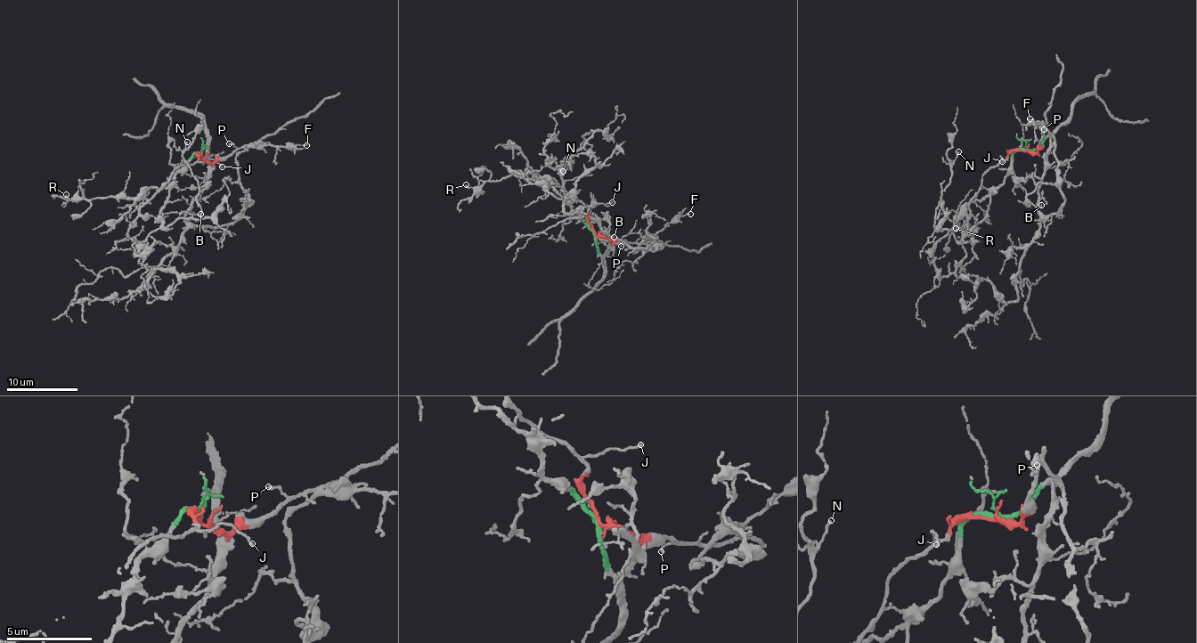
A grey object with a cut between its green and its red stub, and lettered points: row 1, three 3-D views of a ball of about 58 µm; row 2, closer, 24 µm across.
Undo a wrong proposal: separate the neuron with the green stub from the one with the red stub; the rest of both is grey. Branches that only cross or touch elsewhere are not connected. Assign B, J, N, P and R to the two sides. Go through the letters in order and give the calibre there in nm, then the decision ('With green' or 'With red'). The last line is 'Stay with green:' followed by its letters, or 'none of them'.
B: Thickness 110 nm. With green
J: Thickness 110 nm. With red
N: Thickness 110 nm. With green
P: Thickness 120 nm. With red
R: Thickness 130 nm. With green
Stay with green: B, N, R

